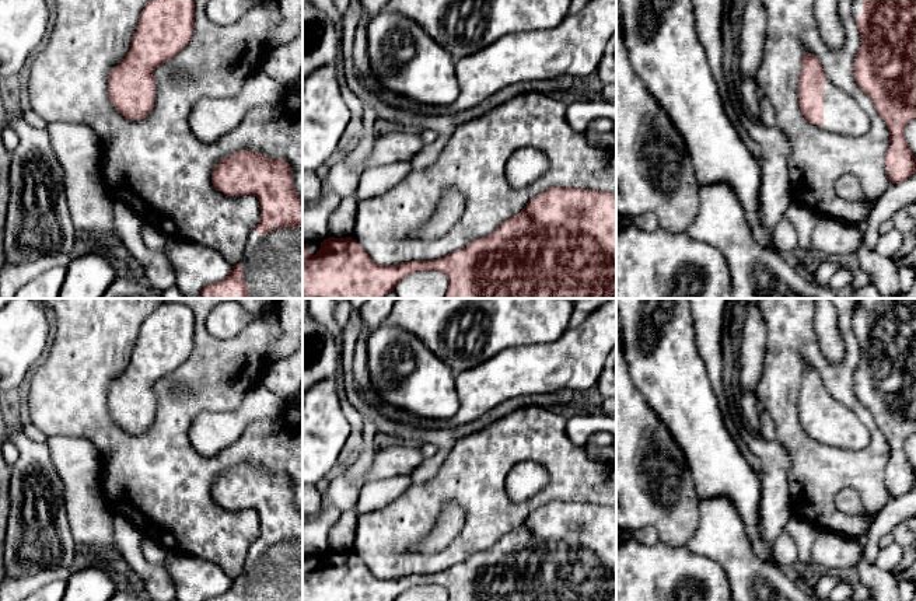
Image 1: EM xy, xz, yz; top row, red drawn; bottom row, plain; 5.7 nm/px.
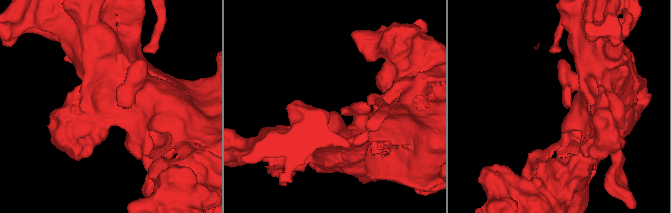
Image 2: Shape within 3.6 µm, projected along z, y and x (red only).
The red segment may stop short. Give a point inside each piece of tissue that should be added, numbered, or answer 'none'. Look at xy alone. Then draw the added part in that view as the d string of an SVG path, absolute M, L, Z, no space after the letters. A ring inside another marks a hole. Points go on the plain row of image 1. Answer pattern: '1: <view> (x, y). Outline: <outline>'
1: xy (275, 573). Outline: M303 538L298 542L275 542L270 548L252 545L238 577L249 601L303 601Z

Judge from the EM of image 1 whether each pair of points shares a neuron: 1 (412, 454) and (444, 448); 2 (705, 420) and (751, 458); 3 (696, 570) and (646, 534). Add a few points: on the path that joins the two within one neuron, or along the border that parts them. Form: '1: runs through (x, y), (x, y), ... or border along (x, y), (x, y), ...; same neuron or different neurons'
1: border along (423, 460), (411, 471); different neurons
2: border along (726, 426), (744, 460), (758, 474); different neurons
3: border along (632, 537), (649, 545), (654, 545), (658, 541); different neurons

